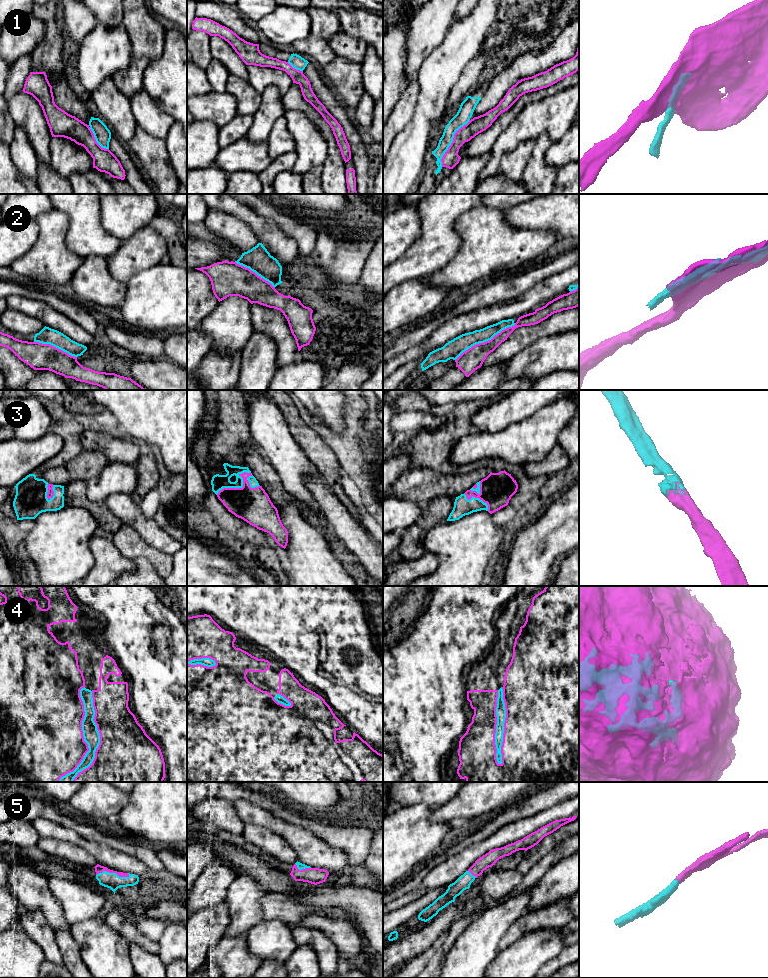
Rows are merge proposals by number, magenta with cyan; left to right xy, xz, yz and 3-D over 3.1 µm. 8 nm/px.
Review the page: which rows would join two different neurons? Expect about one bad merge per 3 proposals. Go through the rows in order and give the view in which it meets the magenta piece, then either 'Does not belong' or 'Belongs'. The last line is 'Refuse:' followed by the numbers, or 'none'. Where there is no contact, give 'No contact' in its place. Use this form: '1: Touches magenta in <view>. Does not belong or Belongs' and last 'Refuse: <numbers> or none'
1: Touches magenta in yz. Does not belong
2: Touches magenta in yz. Does not belong
3: Touches magenta in xz. Belongs
4: Touches magenta in yz. Belongs
5: Touches magenta in xy. Belongs
Refuse: 1, 2

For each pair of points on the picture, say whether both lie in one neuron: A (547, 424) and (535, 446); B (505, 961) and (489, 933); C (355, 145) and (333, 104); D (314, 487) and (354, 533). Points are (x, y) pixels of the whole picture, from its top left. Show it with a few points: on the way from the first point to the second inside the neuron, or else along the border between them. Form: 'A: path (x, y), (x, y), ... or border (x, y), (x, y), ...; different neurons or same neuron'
A: path (542, 429), (535, 437), (535, 441); same neuron
B: border (499, 952), (487, 967); different neurons
C: path (352, 135), (348, 124), (340, 114); same neuron
D: path (325, 498), (343, 522); same neuron

